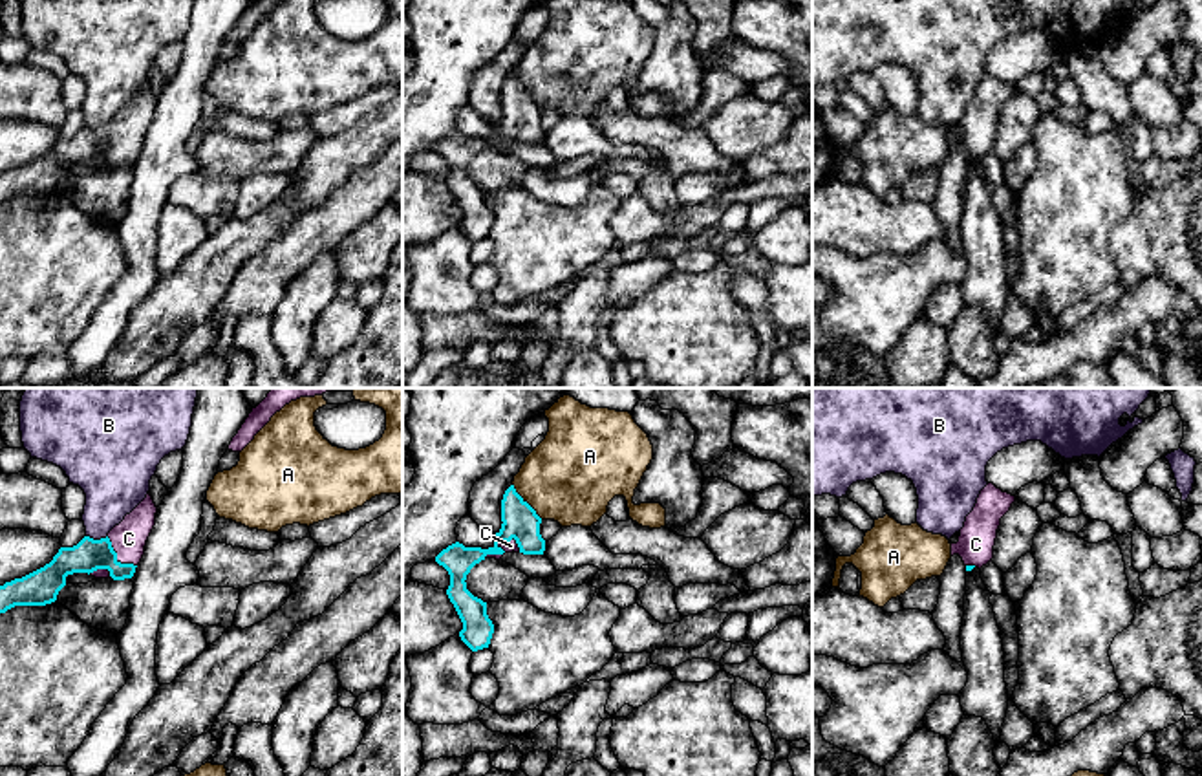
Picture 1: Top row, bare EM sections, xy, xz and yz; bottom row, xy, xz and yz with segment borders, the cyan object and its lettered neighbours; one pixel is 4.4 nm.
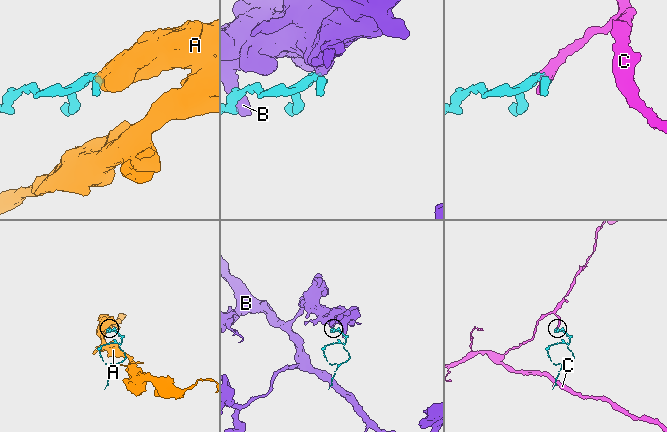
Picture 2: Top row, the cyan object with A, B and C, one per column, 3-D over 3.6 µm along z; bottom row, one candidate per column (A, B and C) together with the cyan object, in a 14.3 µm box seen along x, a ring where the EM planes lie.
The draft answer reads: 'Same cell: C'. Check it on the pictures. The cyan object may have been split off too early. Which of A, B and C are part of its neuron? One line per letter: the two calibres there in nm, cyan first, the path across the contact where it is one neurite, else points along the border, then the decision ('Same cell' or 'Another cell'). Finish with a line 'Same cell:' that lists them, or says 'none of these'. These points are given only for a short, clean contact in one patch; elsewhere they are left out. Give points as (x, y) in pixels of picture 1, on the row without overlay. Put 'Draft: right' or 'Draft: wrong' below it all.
A: Thickness 160 nm (cyan) against 400 nm. Boundary: xz (513, 74), (515, 81), (542, 108). Another cell
B: Thickness 150 nm (cyan) against 260 nm. Another cell
C: Thickness 160 nm (cyan) against 50 nm. Same cell
Same cell: C
Draft: right

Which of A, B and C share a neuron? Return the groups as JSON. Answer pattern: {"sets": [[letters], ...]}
{"sets": [["A"], ["B"], ["C"]]}

